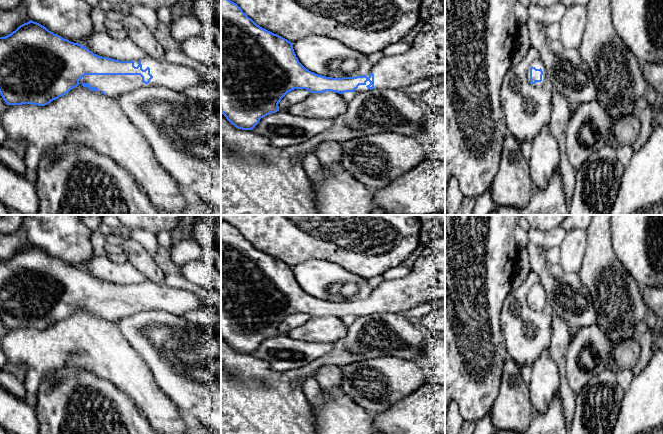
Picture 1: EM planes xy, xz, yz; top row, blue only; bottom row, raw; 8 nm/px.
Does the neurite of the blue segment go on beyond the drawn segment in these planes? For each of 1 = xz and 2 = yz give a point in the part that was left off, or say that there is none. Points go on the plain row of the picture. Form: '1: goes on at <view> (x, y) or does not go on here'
1: goes on at xz (425, 283)
2: goes on at yz (538, 287)

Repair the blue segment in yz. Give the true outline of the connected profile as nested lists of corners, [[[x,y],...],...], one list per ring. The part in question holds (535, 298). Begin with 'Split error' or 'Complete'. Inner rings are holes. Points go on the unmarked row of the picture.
Split error. [[[540,282],[530,287],[527,293],[527,304],[537,312],[548,309],[547,294]]]

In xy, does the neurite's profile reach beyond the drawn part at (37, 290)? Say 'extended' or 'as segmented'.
extended

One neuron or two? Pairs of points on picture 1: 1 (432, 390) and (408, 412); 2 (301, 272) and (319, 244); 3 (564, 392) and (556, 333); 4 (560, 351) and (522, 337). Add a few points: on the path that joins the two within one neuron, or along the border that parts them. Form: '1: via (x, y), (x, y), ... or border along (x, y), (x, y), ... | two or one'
1: via (426, 396), (414, 408) | one
2: border along (332, 261), (310, 258), (299, 261), (291, 266) | two
3: via (562, 377), (559, 348) | one
4: border along (552, 324), (549, 348) | two

